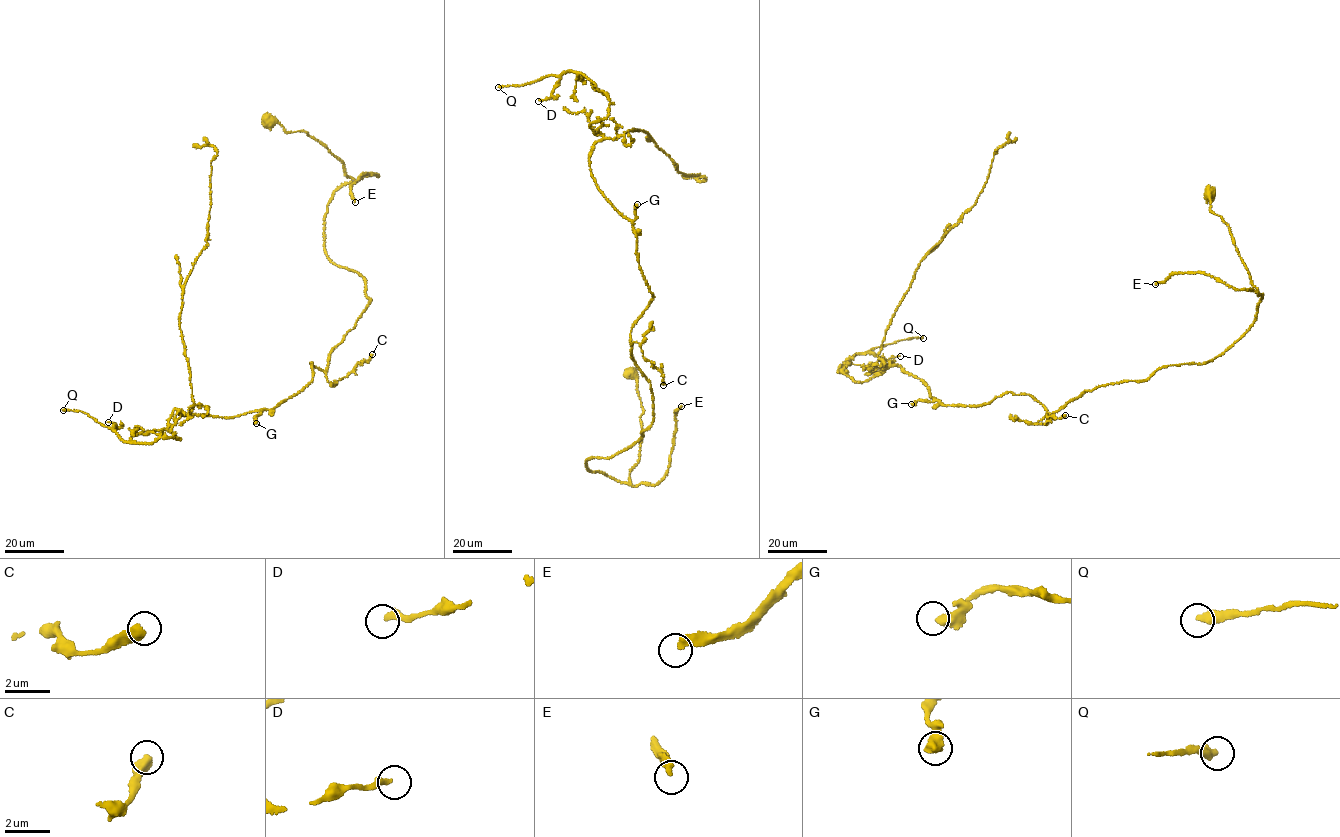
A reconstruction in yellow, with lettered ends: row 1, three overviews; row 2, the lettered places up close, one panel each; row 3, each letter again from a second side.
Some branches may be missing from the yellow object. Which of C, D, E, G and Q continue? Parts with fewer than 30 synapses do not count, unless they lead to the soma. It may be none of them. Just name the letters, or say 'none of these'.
E, Q

